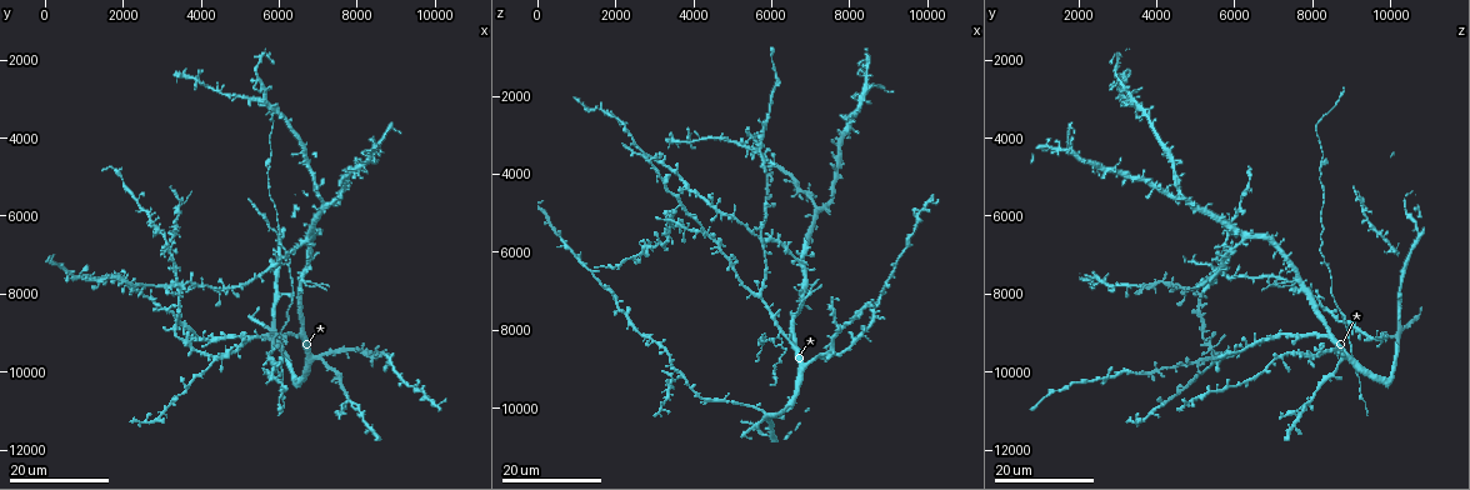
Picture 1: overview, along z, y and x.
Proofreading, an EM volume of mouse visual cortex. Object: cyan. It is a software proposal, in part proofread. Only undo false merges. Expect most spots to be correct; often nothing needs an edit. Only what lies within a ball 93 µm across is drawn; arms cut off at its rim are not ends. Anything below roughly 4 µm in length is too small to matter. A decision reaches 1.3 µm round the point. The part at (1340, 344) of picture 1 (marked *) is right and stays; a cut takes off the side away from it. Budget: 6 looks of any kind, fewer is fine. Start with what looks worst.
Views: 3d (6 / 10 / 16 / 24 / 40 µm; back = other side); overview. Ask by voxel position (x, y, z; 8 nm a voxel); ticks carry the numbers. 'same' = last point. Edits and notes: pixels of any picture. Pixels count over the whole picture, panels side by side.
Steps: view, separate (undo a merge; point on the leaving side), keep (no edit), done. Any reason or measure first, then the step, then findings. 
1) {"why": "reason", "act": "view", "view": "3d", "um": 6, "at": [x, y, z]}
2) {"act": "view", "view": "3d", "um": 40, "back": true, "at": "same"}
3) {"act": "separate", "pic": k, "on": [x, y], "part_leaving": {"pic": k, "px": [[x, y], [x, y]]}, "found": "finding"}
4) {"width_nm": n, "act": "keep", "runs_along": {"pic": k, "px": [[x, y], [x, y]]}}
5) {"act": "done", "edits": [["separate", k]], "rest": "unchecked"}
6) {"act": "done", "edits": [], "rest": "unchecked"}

{"why": "arms run side by side", "act": "view", "view": "3d", "um": 16, "at": [6600, 7650, 7550]}

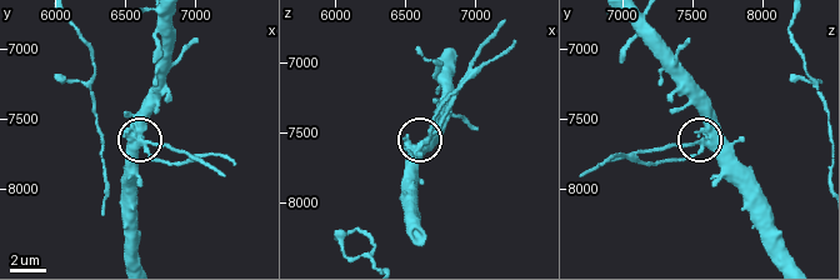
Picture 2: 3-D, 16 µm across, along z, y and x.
{"act": "view", "view": "3d", "um": 6, "at": [6600, 7660, 7580]}

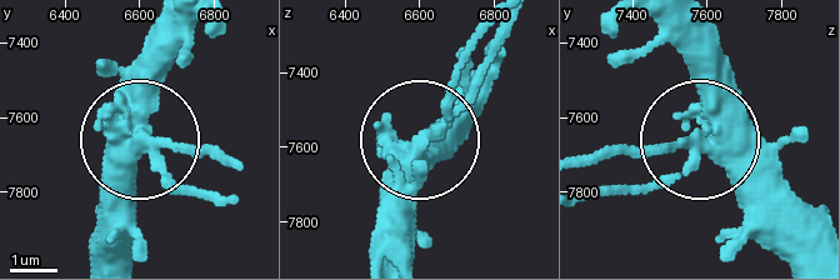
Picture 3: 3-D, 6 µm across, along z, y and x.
{"act": "separate", "pic": 3, "on": [193, 151], "part_leaving": {"pic": 3, "px": [[143, 143], [223, 154]]}, "found": "two neurons meet here"}

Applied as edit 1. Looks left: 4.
{"why": "four or more arms meet", "act": "view", "view": "3d", "um": 24, "at": [4300, 9750, 5450]}

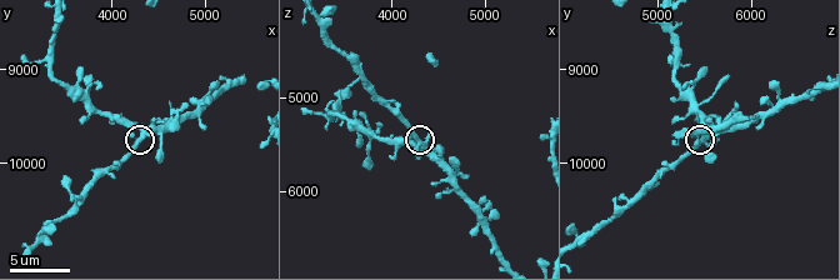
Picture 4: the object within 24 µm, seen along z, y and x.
{"act": "view", "view": "3d", "um": 10, "at": [4300, 9800, 5450]}

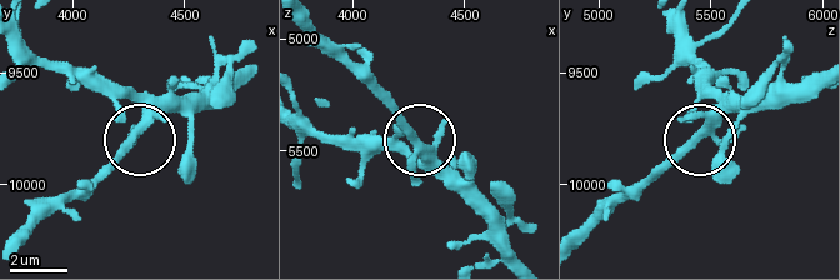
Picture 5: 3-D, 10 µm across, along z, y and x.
{"width_nm": 310, "act": "keep", "found": "continuous, no second neuron"}

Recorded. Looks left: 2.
{"why": "four arms meet", "act": "view", "view": "3d", "um": 10, "at": [3800, 9400, 5450]}

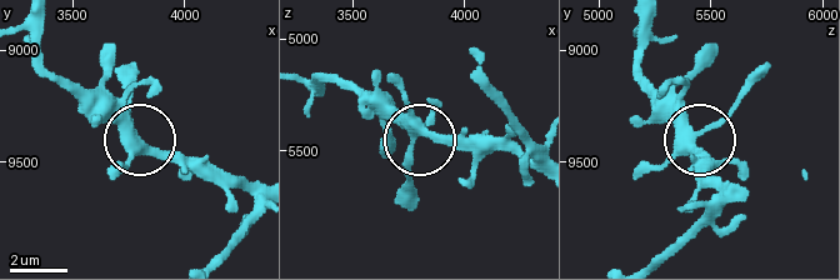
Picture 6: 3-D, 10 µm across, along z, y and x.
{"act": "keep", "runs_along": {"pic": 6, "px": [[533, 166], [496, 148], [418, 135], [410, 148], [410, 203]]}, "found": "one neuron here"}

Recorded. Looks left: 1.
{"act": "done", "edits": [["separate", 3]], "rest": "unchecked"}

